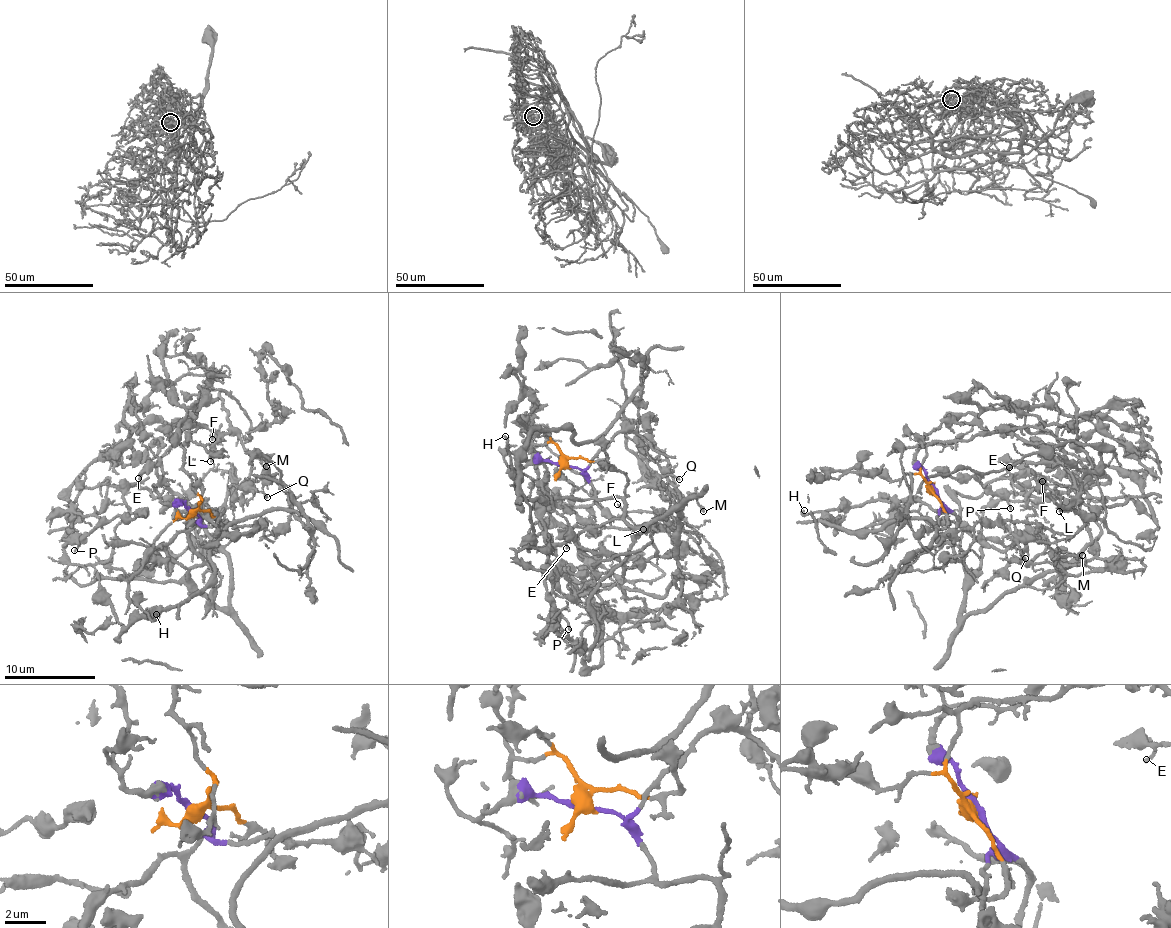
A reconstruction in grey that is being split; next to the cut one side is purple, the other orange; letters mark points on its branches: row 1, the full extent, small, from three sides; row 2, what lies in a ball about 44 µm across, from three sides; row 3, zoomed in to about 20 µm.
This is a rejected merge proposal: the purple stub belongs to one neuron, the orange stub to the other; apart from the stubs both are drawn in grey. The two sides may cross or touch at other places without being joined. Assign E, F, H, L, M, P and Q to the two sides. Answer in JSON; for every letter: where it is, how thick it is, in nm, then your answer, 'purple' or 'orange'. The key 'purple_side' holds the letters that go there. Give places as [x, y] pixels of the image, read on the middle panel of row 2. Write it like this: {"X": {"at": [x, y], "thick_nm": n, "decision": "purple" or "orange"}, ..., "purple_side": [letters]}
{"E": {"at": [566, 548], "thick_nm": 140, "decision": "orange"}, "F": {"at": [617, 504], "thick_nm": 120, "decision": "orange"}, "H": {"at": [505, 436], "thick_nm": 180, "decision": "purple"}, "L": {"at": [643, 529], "thick_nm": 400, "decision": "orange"}, "M": {"at": [703, 511], "thick_nm": 240, "decision": "orange"}, "P": {"at": [568, 629], "thick_nm": 140, "decision": "purple"}, "Q": {"at": [679, 479], "thick_nm": 140, "decision": "orange"}, "purple_side": ["H", "P"]}

